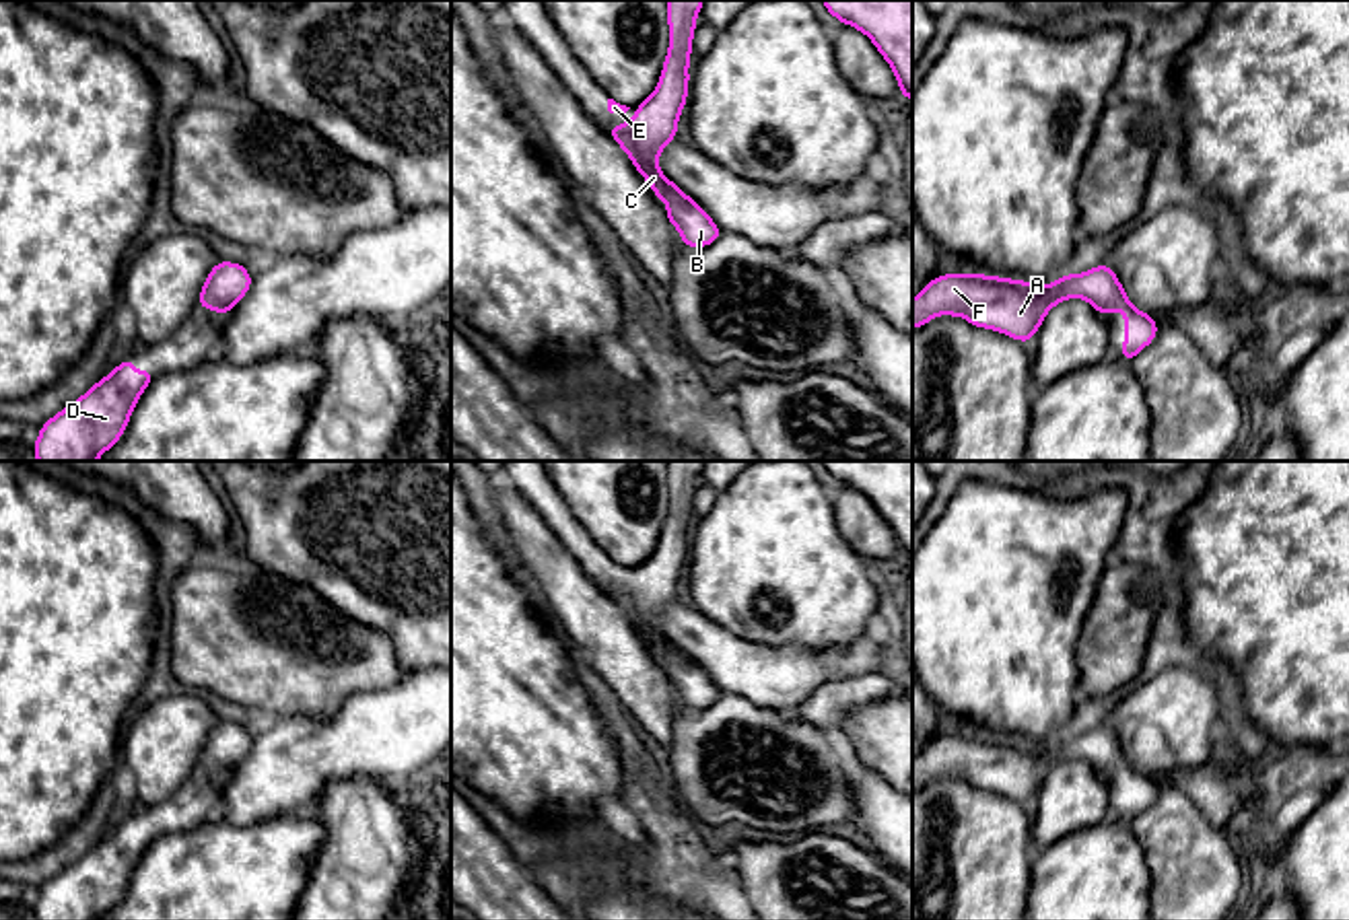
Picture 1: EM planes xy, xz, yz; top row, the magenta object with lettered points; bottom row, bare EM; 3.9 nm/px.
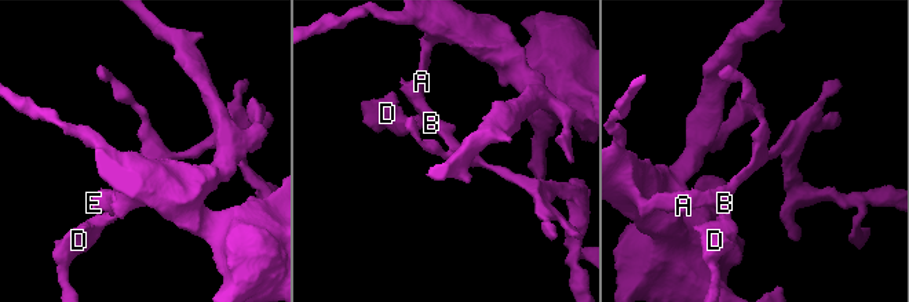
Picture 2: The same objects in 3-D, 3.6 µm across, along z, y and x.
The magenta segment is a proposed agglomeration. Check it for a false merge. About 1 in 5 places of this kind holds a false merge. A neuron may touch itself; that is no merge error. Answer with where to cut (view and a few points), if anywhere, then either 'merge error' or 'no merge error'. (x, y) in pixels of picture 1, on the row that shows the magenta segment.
cut none; no merge error

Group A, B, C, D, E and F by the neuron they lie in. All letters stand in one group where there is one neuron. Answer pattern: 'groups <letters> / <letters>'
groups A B C D E F

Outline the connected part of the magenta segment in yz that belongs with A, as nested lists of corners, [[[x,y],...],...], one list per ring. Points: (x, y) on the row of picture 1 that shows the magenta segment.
[[[1106,263],[1073,276],[1063,274],[1044,284],[966,270],[962,274],[939,274],[912,298],[912,329],[925,327],[939,315],[949,315],[1028,344],[1048,311],[1069,298],[1087,300],[1102,317],[1112,311],[1125,313],[1125,344],[1118,346],[1118,354],[1129,364],[1160,331],[1153,315],[1139,311],[1127,298],[1116,272]]]

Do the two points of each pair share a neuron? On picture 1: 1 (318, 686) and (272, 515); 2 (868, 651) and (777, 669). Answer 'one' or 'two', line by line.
1: two
2: one

